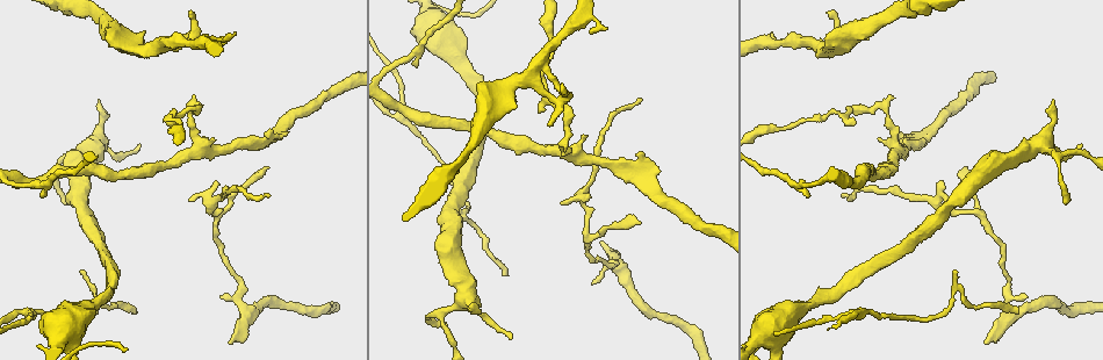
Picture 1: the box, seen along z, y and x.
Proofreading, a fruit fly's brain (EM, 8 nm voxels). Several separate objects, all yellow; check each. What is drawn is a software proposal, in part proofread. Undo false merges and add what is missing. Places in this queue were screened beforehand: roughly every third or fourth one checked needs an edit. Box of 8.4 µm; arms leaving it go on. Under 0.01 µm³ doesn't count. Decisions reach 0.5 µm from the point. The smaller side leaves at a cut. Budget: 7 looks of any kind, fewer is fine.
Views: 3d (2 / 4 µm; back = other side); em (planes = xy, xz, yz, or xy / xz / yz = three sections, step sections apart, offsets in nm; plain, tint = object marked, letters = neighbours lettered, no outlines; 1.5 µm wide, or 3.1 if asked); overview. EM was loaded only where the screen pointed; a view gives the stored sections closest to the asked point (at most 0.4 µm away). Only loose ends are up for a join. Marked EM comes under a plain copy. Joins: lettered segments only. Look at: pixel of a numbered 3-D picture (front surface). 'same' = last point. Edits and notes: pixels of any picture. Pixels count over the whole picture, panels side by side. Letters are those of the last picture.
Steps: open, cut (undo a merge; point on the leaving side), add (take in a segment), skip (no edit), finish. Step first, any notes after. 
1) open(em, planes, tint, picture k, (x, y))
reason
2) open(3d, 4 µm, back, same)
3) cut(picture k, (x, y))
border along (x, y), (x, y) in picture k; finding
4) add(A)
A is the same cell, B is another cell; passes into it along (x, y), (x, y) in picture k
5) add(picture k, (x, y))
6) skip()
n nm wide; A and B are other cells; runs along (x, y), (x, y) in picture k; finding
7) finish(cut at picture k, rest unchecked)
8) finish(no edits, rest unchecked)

open(em, planes, letters, picture 1, (446, 324))
thin end

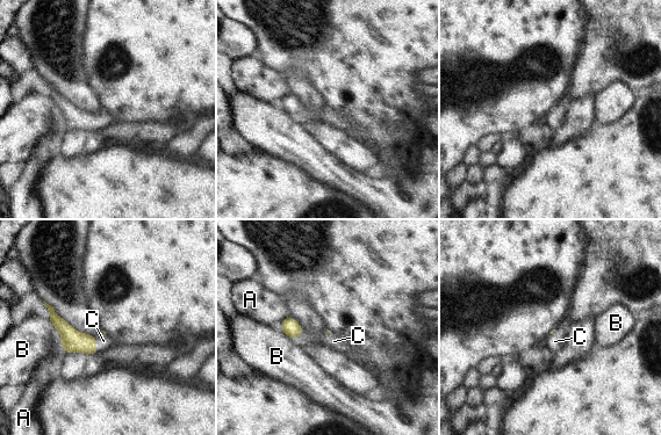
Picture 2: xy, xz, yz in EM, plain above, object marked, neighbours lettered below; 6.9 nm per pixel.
add(C)
C is the same cell, A and B are other cells; the neuron continues

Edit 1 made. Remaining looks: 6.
open(3d, 4 µm, picture 1, (548, 122))
thin end

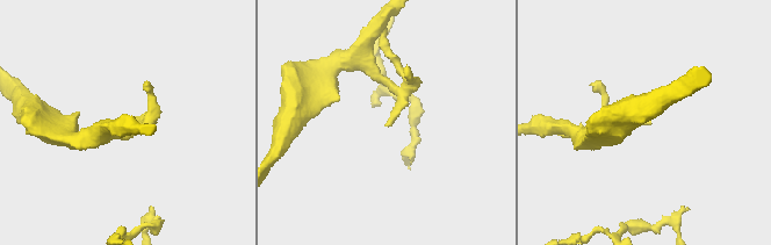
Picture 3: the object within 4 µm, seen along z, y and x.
open(em, planes, tint, picture 3, (386, 125))
need the tissue

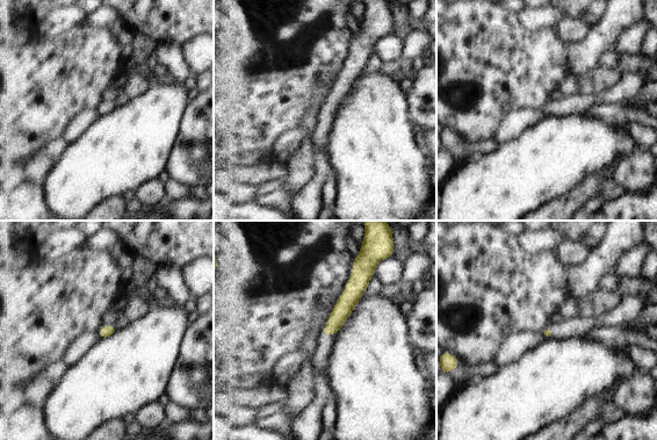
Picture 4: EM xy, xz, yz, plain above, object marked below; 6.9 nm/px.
open(em, planes, letters, same)

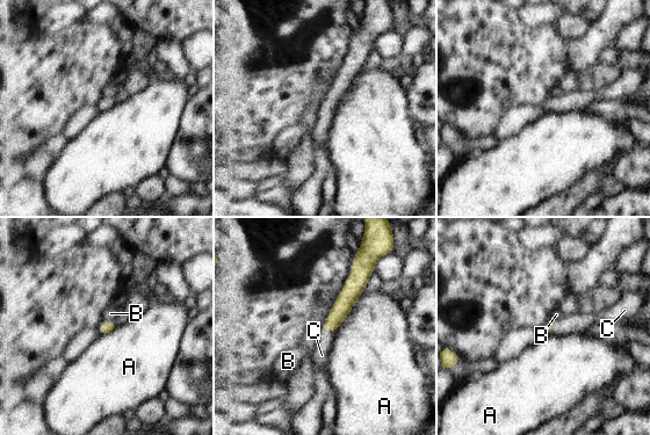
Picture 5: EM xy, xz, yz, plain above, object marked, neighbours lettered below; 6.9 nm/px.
add(C)
A touches over 300 nm; C is the same cell, A and B are other cells; passes into it along (342, 305), (329, 331), (322, 355) in picture 5; it goes on there

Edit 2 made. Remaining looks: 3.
open(overview)

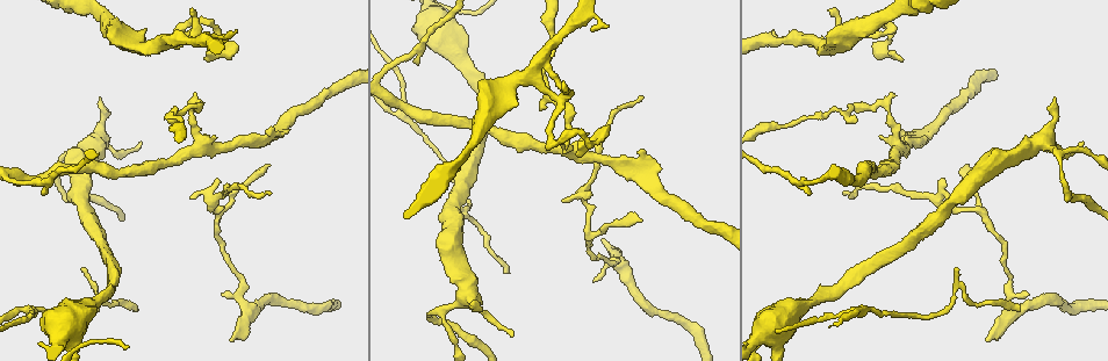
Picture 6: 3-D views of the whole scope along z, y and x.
open(3d, 2 µm, back, picture 6, (774, 32))
branch stops here

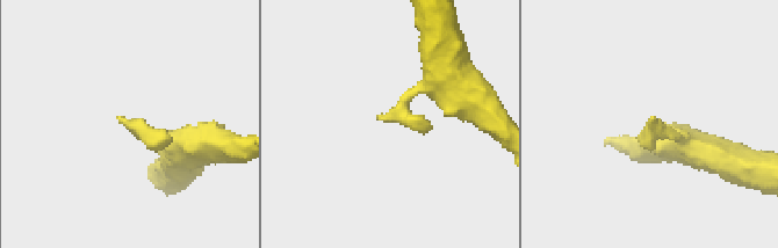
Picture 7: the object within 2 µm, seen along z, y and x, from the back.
open(em, yz, step 8, letters, picture 7, (382, 120))

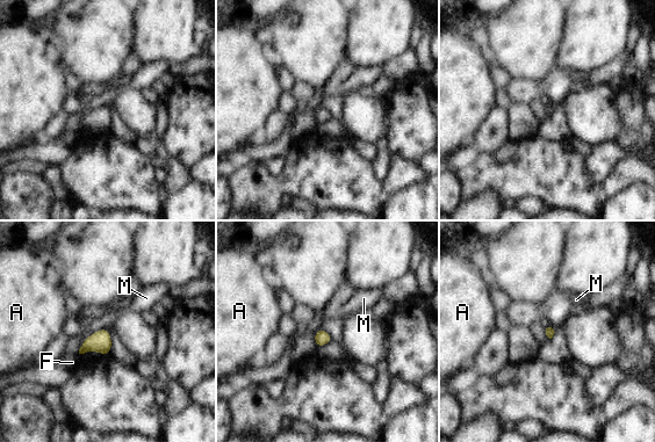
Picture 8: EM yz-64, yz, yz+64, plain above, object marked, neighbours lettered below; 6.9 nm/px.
skip()
M touches over 260 nm; A, F and M are other cells; none of them fits

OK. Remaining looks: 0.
finish(add at picture 2, add at picture 5, rest unchecked)

